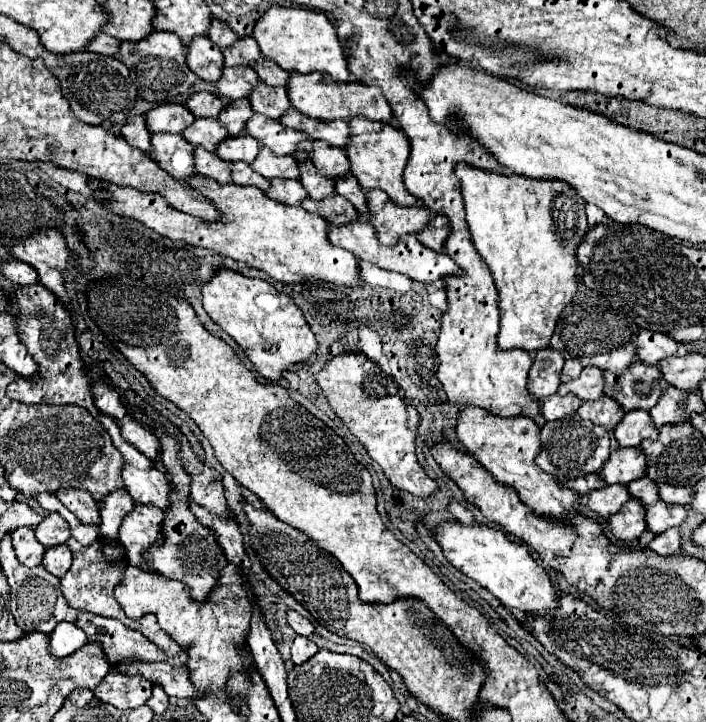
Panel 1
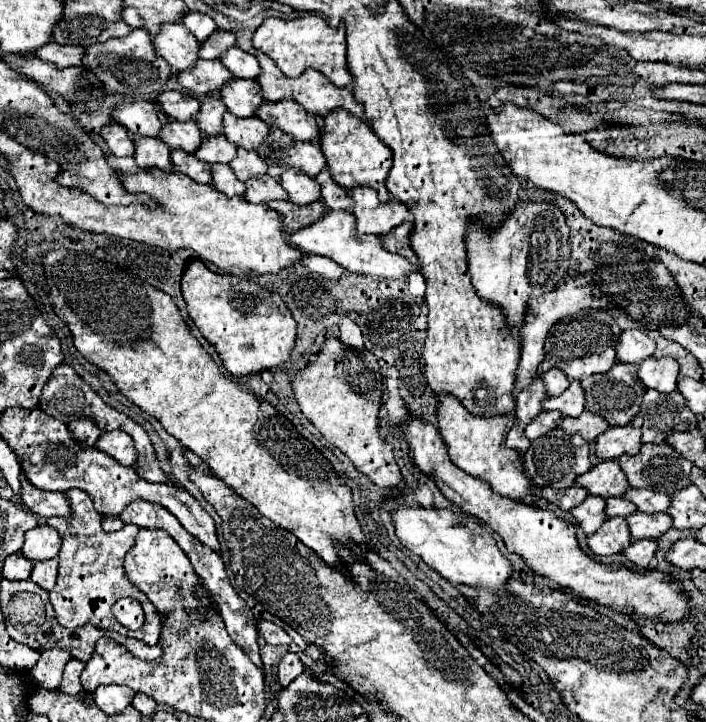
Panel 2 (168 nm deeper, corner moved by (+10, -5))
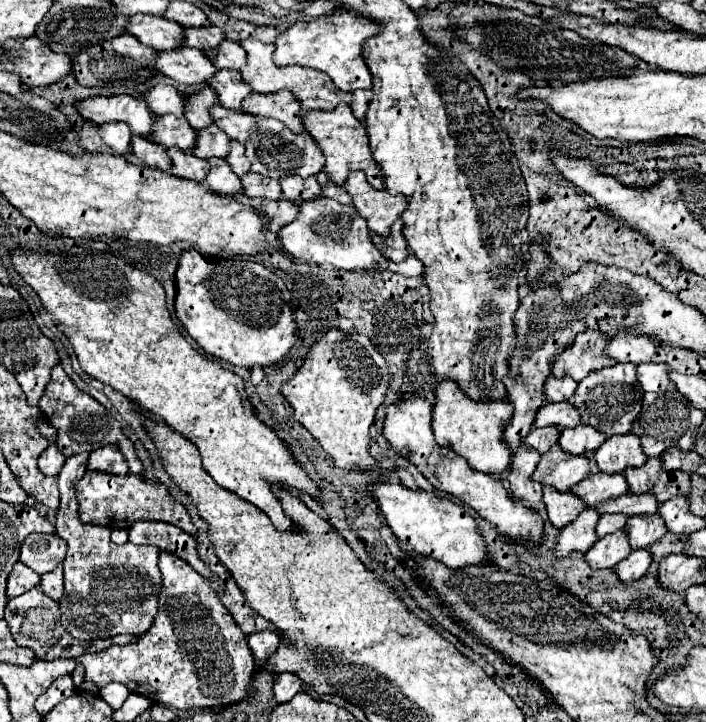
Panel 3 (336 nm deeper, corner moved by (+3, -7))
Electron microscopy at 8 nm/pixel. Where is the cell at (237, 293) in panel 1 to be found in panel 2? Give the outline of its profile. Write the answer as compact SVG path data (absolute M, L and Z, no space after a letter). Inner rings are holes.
M191 258L185 266L181 294L193 324L215 348L223 366L233 376L257 374L289 360L289 352L295 344L297 324L279 294L265 290L253 280L241 280L241 284L237 284L237 276L231 280L231 276L211 272L197 258Z

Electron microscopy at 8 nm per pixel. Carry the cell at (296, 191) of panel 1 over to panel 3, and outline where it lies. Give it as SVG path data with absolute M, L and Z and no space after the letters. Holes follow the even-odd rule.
M248 172L242 178L242 186L244 186L244 194L250 198L268 198L268 200L282 198L282 188L280 188L278 180L264 178L264 176L254 174L254 172Z

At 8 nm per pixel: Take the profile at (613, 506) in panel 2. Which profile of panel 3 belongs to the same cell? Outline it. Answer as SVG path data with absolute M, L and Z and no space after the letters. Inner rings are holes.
M614 512L614 514L602 514L600 520L598 520L598 526L596 526L596 534L598 538L606 536L606 534L612 534L620 528L624 528L628 522L628 516L622 514L622 512Z

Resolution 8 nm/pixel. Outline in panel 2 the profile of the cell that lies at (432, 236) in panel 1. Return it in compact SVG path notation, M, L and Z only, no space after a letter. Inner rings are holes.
M401 222L401 226L395 226L393 230L389 230L389 234L383 234L381 242L385 242L385 248L393 250L393 254L401 254L403 258L409 258L409 262L417 264L417 256L409 246L411 228L413 228L411 222Z

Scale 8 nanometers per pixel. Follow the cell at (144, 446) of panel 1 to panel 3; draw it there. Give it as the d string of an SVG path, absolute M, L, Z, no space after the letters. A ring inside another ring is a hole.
M108 444L108 446L102 446L94 452L90 452L88 470L124 476L124 474L128 474L128 462L126 462L122 450L118 448L118 444Z

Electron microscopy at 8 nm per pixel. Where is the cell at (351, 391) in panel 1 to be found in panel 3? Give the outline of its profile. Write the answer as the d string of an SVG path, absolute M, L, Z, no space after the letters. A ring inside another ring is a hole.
M330 330L322 340L318 340L308 352L302 368L292 380L282 386L282 394L292 404L294 418L320 442L328 456L334 458L338 468L348 470L370 470L380 462L370 454L370 426L378 406L384 402L388 390L388 366L378 348L364 334L346 334L342 330Z

